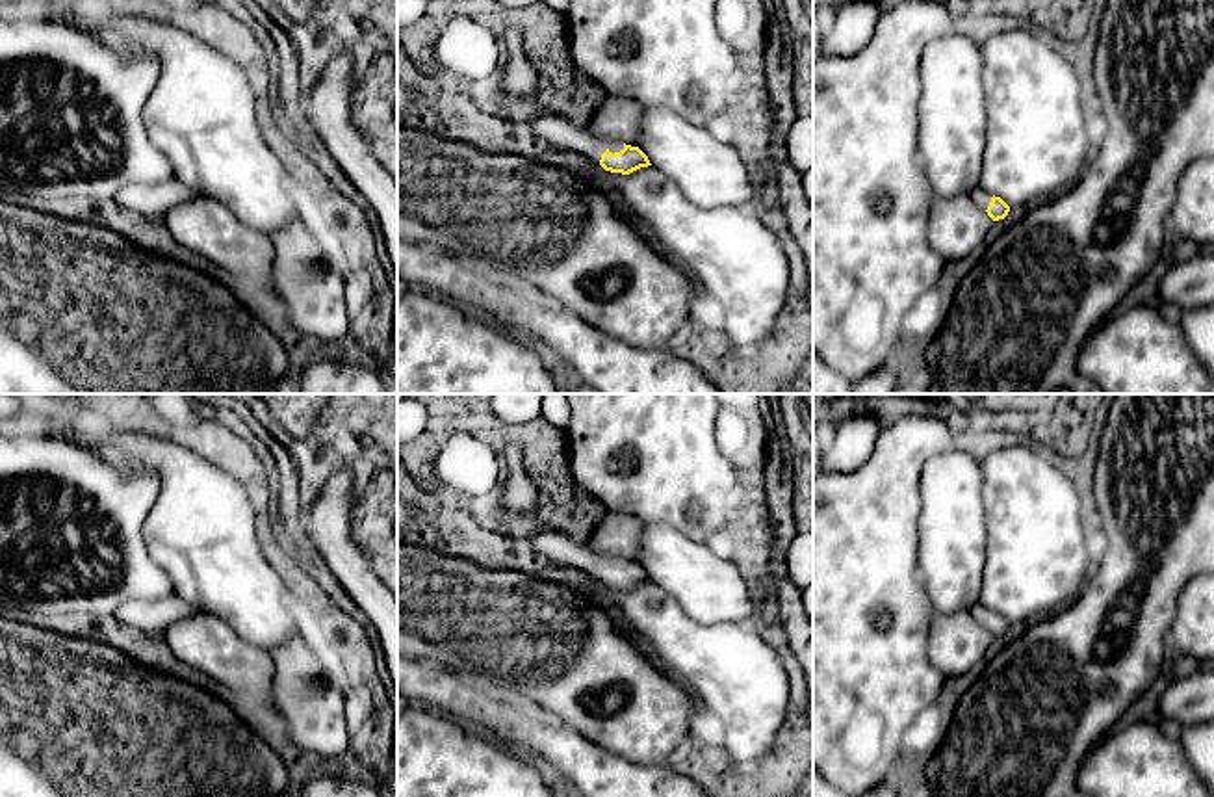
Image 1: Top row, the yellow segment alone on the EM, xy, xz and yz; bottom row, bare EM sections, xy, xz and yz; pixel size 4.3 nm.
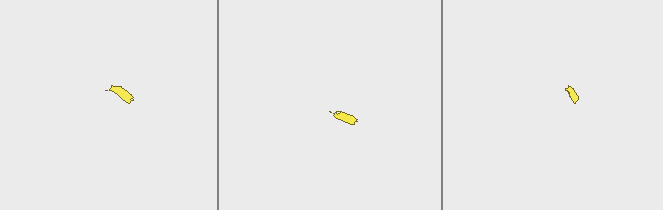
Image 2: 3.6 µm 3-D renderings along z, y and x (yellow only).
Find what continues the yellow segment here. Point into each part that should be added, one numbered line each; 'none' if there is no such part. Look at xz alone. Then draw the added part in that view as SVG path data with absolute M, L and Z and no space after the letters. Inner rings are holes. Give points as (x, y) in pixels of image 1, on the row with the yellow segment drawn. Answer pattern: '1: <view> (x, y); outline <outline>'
1: xz (554, 129); outline M542 110L535 117L531 117L527 124L531 126L535 136L553 145L577 150L596 163L600 163L605 150L614 154L624 149L624 143L620 141L596 137L587 124L581 126L561 115L546 113Z

